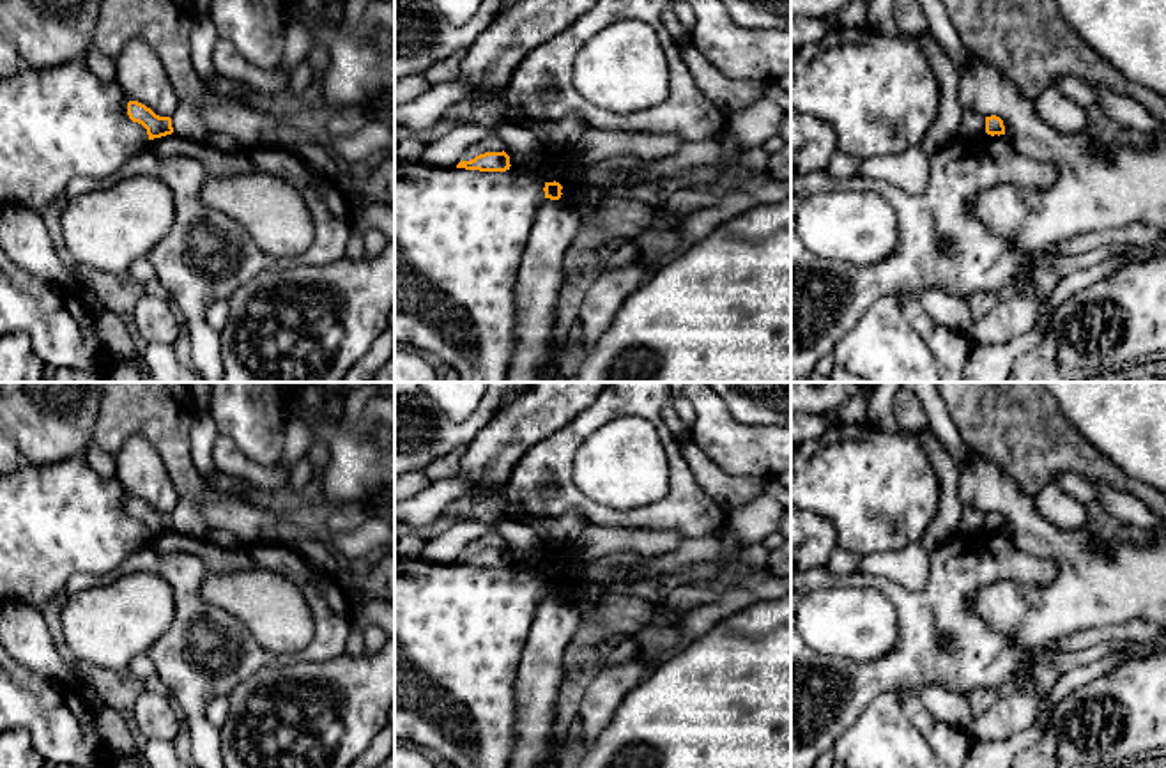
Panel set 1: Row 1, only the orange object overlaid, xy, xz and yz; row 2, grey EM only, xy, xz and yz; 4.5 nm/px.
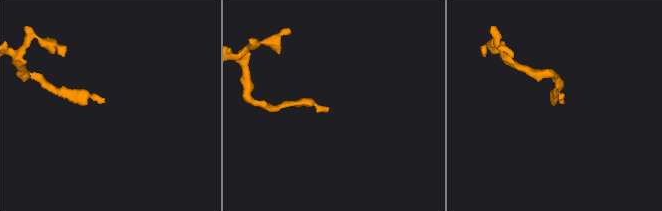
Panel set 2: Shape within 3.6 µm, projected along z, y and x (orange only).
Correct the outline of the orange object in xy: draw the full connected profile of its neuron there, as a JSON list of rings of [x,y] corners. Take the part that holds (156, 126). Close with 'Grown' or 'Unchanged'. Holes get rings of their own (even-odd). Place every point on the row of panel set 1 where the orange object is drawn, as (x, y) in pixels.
[[[138,101],[127,103],[127,115],[133,122],[138,122],[147,129],[149,140],[173,133],[170,117],[159,117],[150,108]]]. Unchanged

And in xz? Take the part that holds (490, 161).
[[[485,152],[471,161],[460,161],[456,168],[479,170],[479,172],[506,172],[510,170],[510,156],[502,152]]]. Unchanged

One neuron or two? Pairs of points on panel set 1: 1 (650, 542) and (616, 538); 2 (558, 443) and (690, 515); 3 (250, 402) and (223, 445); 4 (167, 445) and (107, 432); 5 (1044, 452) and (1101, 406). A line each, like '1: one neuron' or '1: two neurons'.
1: one neuron
2: one neuron
3: two neurons
4: one neuron
5: two neurons

